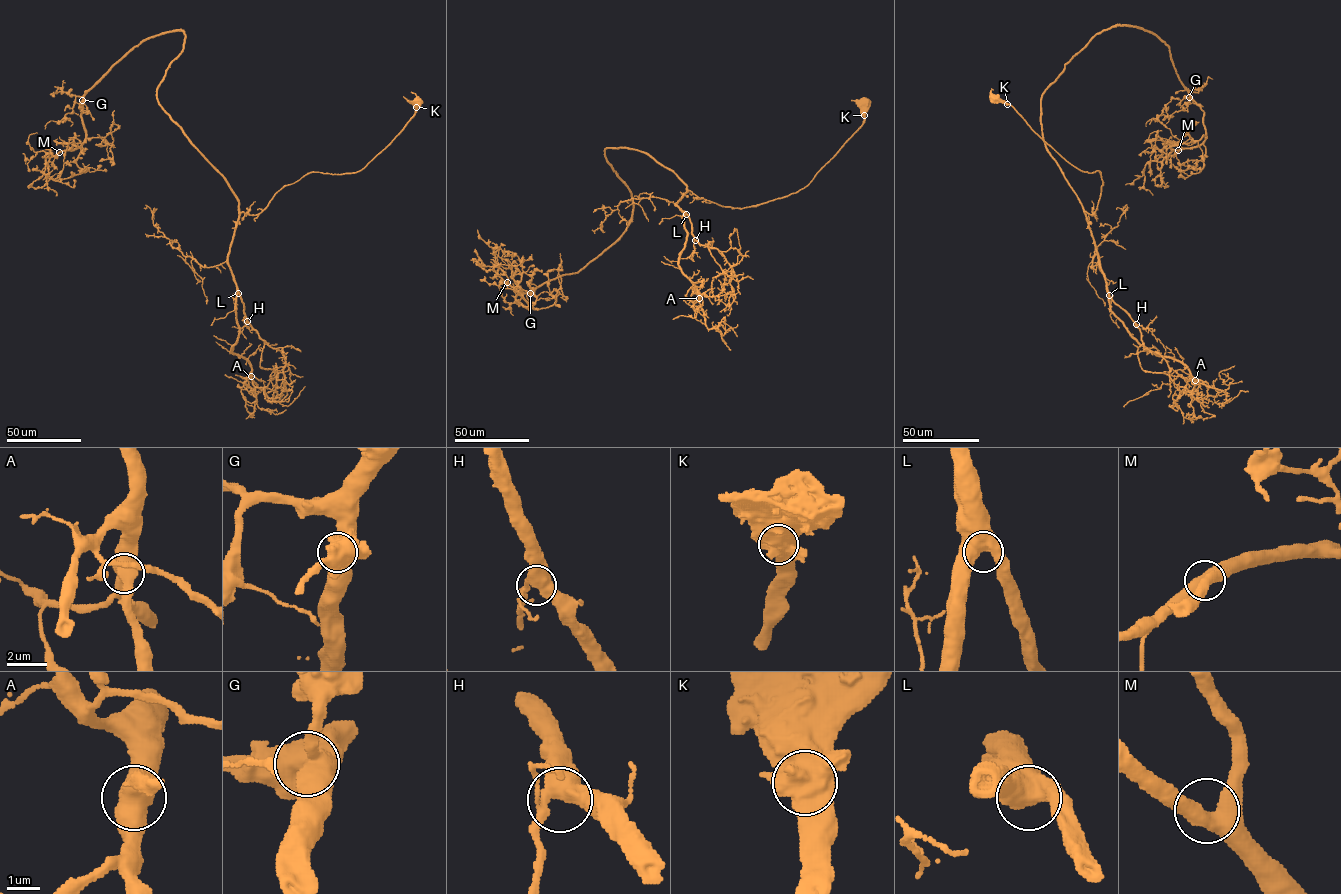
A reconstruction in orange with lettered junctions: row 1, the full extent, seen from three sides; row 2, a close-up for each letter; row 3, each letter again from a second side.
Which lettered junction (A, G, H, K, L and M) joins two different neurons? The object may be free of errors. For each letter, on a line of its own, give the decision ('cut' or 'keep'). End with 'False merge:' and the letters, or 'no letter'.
A: keep
G: keep
H: keep
K: keep
L: keep
M: keep
False merge: no letter

